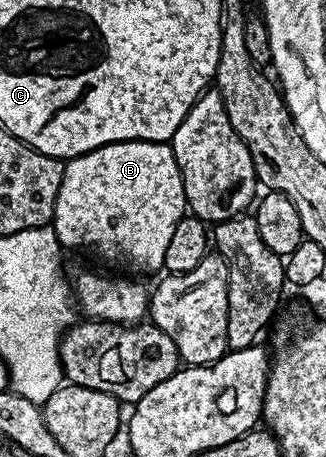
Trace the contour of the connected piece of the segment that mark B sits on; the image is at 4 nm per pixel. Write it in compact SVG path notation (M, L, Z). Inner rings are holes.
M113 142L65 163L52 228L67 251L87 250L90 254L99 254L114 266L146 274L149 270L163 269L172 231L187 210L184 184L173 145L164 142Z

